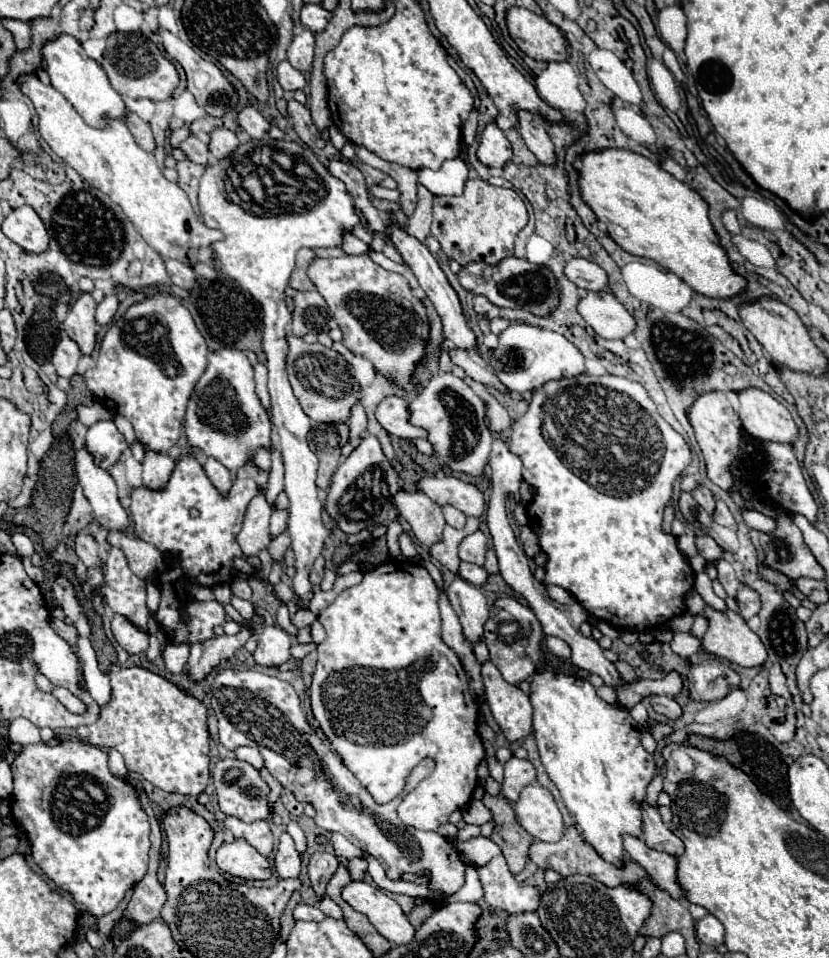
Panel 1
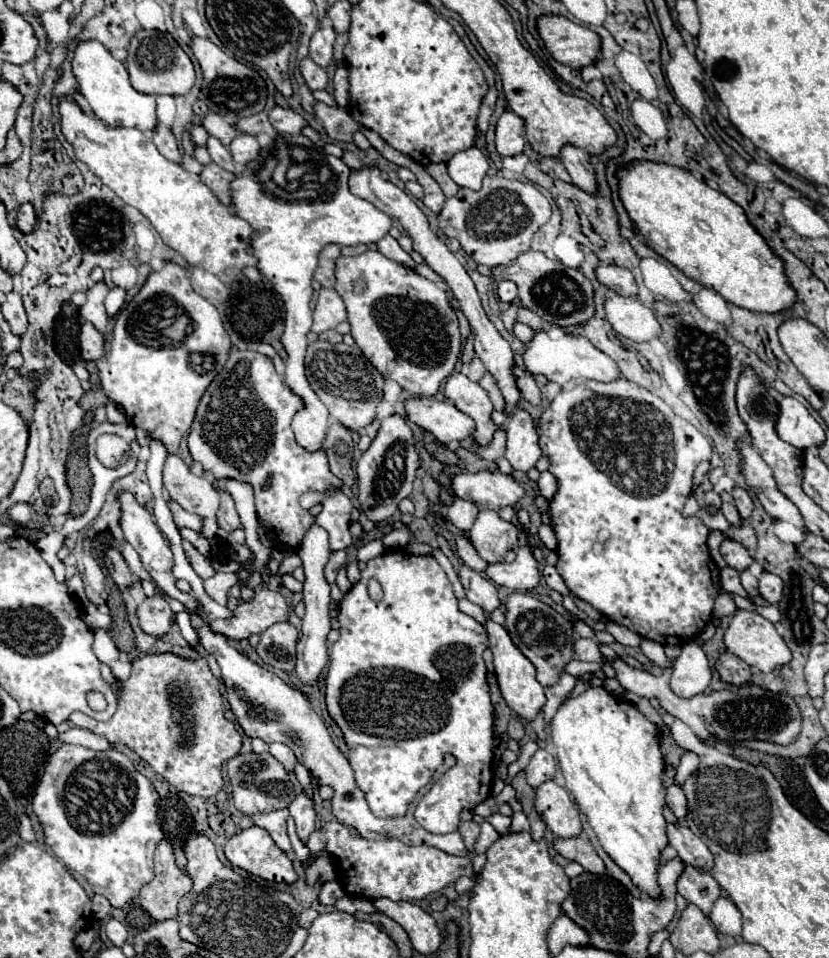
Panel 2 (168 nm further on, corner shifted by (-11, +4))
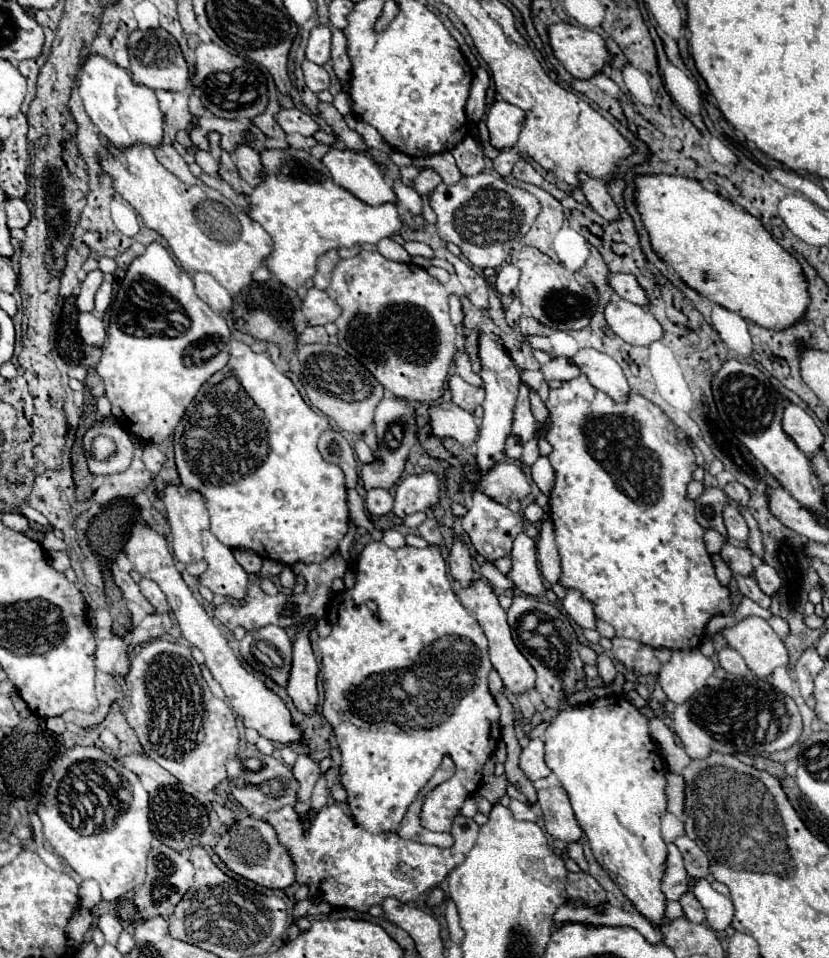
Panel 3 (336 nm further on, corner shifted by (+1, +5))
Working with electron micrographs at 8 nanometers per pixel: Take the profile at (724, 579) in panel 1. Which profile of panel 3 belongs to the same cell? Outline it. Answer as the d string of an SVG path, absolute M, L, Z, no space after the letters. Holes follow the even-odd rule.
M737 576L737 586L739 586L739 590L741 590L743 596L751 598L753 602L757 602L757 604L763 606L763 608L769 608L771 598L765 596L765 594L759 590L757 582L755 582L751 576Z

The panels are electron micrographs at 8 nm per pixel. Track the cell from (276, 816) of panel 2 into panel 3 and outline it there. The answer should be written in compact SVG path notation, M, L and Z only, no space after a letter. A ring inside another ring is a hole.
M337 804L325 806L317 820L313 820L307 834L303 832L303 824L297 820L291 806L269 812L265 822L275 828L277 840L289 850L289 856L297 866L297 882L309 886L309 896L321 894L321 898L335 908L351 908L359 912L367 912L369 906L381 904L381 900L387 896L407 904L417 900L430 888L439 886L451 870L463 864L479 834L475 820L461 816L461 850L455 846L449 850L437 848L403 840L393 832L371 834L359 828L355 820Z

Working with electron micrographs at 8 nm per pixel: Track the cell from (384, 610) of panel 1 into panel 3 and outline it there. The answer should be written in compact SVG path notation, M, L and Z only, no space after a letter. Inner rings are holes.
M371 542L363 548L359 560L357 560L357 574L355 574L355 586L351 590L343 590L335 600L333 600L333 608L328 609L327 619L331 624L331 634L327 638L321 638L318 640L318 649L315 651L315 656L321 669L323 664L323 678L321 670L319 670L318 680L322 681L323 694L325 694L325 702L323 702L323 710L341 710L341 716L345 720L341 720L339 712L323 712L323 716L327 718L327 722L331 724L333 732L335 732L335 738L339 742L339 750L341 750L341 784L345 786L349 798L347 798L347 804L351 808L351 814L353 818L369 832L377 834L377 832L395 832L397 830L397 824L401 822L405 810L409 808L409 804L417 798L419 790L427 784L427 780L433 776L433 772L439 768L441 764L441 758L443 756L451 756L451 760L455 762L455 776L451 776L449 780L445 780L443 784L439 784L437 788L433 788L427 796L425 796L425 802L423 802L423 808L421 808L421 826L431 830L431 832L449 832L451 830L451 822L455 819L457 810L463 806L463 802L467 798L473 796L479 788L479 782L481 782L481 770L483 770L483 764L489 760L491 752L495 750L497 742L501 739L501 728L499 724L500 711L489 692L489 686L487 686L487 676L489 672L493 670L493 666L489 664L489 656L487 656L487 640L485 640L485 634L481 632L479 624L473 620L473 616L461 606L461 602L457 600L457 596L453 594L451 590L451 584L447 580L447 568L445 568L445 560L441 558L439 550L435 546L429 546L429 548L411 548L411 546L403 546L403 548L397 548L397 550L391 550L387 548L383 542ZM367 600L373 600L379 610L377 614L373 614L369 608L367 608Z

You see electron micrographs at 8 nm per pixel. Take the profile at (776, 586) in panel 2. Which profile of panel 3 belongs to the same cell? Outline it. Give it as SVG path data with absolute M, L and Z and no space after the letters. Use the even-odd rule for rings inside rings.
M763 562L763 564L759 564L759 566L755 568L753 578L757 580L759 588L761 588L767 596L773 596L773 594L777 592L779 584L781 584L781 578L777 576L775 568L771 568L771 566L769 566L769 564L765 564L765 562Z

